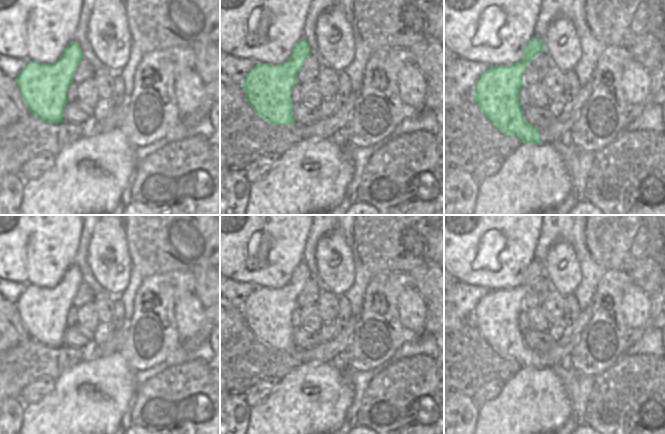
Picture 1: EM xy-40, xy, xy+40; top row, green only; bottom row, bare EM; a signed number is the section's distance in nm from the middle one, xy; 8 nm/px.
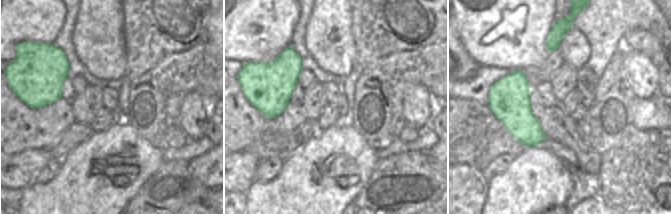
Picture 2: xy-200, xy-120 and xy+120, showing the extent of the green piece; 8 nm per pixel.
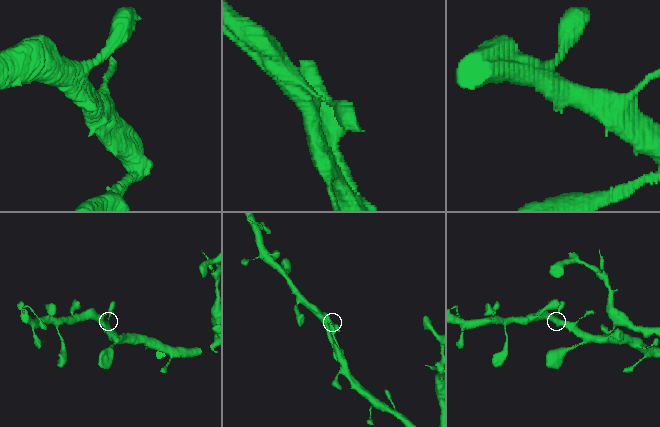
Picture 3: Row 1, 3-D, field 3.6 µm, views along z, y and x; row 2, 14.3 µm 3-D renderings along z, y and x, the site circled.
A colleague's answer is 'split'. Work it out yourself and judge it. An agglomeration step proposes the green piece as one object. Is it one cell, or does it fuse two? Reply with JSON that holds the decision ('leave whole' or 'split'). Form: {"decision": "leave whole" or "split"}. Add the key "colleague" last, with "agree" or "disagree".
{"decision": "leave whole", "colleague": "disagree"}

